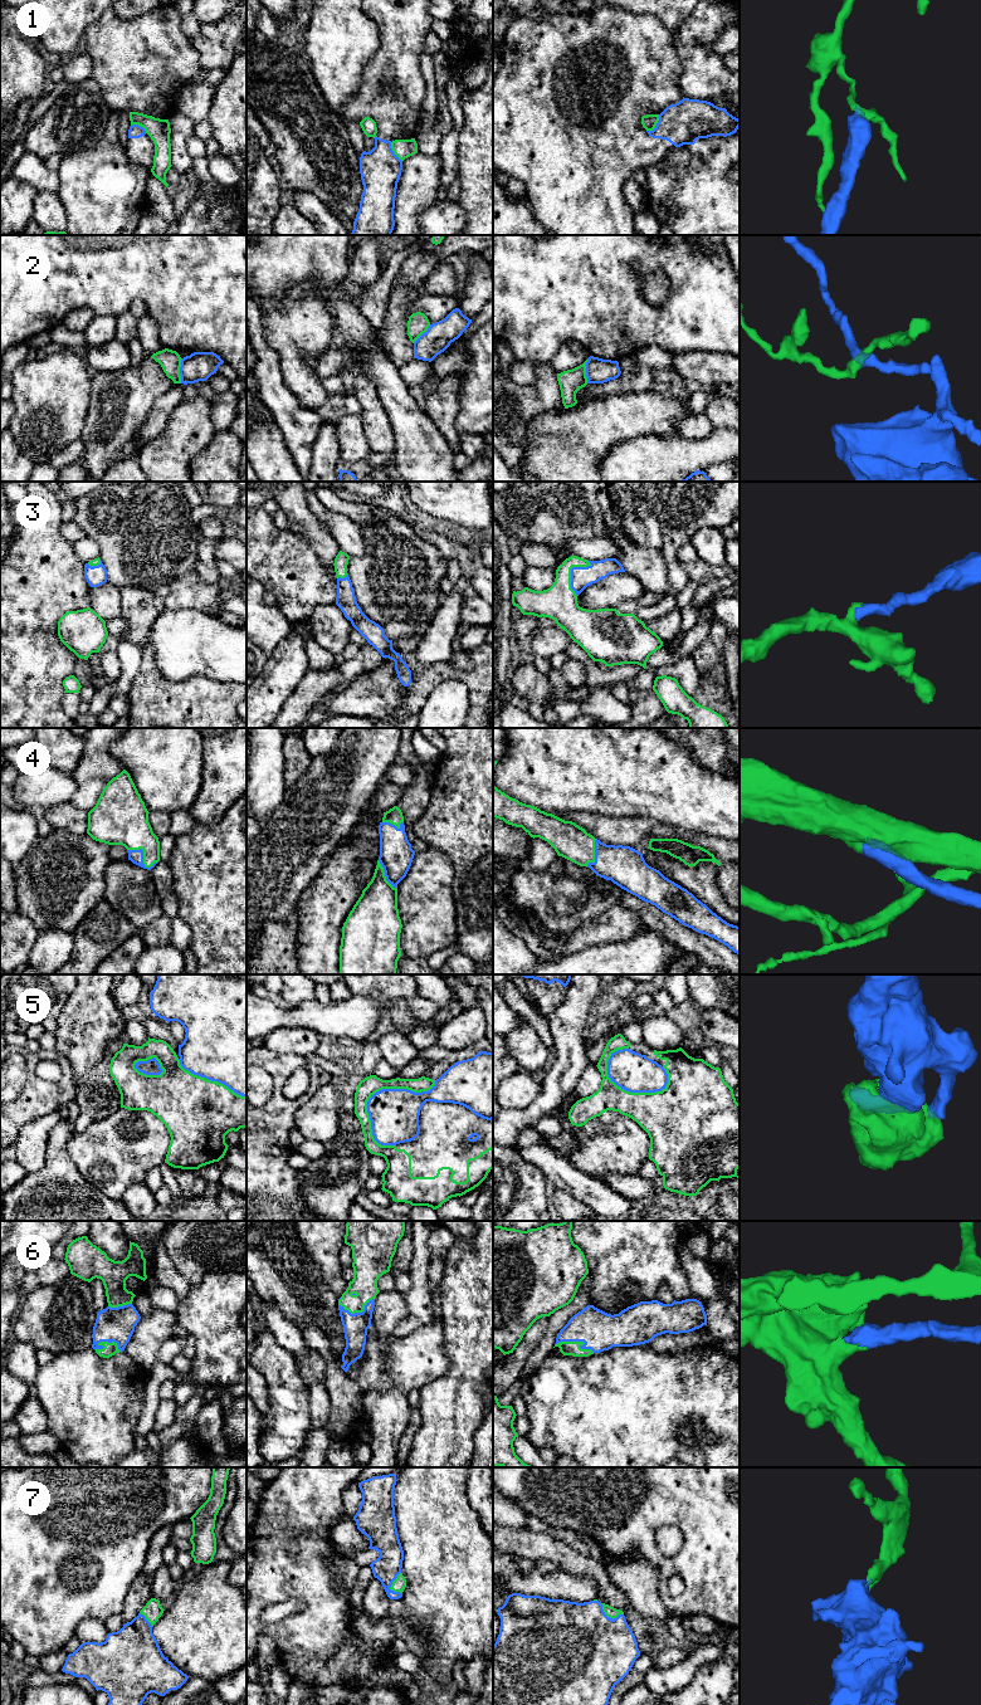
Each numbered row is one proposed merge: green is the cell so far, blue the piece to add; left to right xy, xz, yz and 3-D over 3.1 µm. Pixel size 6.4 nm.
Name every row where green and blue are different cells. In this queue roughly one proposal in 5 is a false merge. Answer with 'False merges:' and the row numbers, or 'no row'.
False merges: 1, 2, 5

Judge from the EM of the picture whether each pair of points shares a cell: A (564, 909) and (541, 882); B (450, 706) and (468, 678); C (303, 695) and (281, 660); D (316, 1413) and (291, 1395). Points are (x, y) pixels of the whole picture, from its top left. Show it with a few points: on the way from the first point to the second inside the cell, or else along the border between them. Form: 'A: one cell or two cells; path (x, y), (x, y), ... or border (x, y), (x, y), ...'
A: one cell; path (557, 903), (542, 888)
B: two cells; border (444, 678), (458, 678), (467, 685), (468, 712)
C: two cells; border (308, 669), (281, 709)
D: two cells; border (308, 1387), (311, 1426)

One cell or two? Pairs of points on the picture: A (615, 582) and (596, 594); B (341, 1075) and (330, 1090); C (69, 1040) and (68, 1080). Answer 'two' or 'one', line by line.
A: one
B: two
C: two

